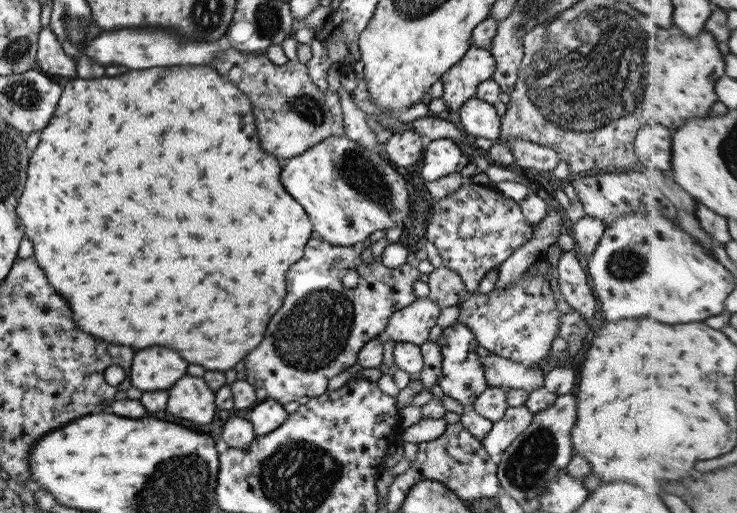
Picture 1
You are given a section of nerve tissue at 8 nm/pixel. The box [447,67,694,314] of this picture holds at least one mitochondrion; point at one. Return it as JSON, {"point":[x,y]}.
{"point":[626,264]}

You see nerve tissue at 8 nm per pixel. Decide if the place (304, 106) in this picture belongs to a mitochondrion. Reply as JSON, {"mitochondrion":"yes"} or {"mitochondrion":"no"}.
{"mitochondrion":"yes"}

